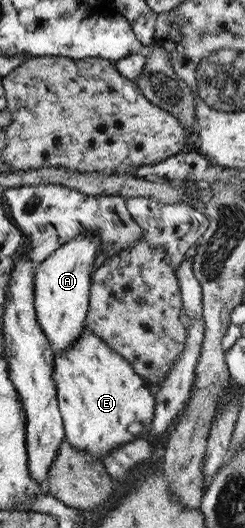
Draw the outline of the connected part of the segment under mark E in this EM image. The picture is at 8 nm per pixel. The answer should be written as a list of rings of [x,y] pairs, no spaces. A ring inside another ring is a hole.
[[[89,328],[81,330],[79,340],[75,340],[71,348],[52,356],[55,396],[64,438],[71,448],[101,460],[111,448],[129,444],[149,431],[154,414],[153,391],[124,358],[89,332]],[[133,422],[141,424],[138,435],[127,430]]]

